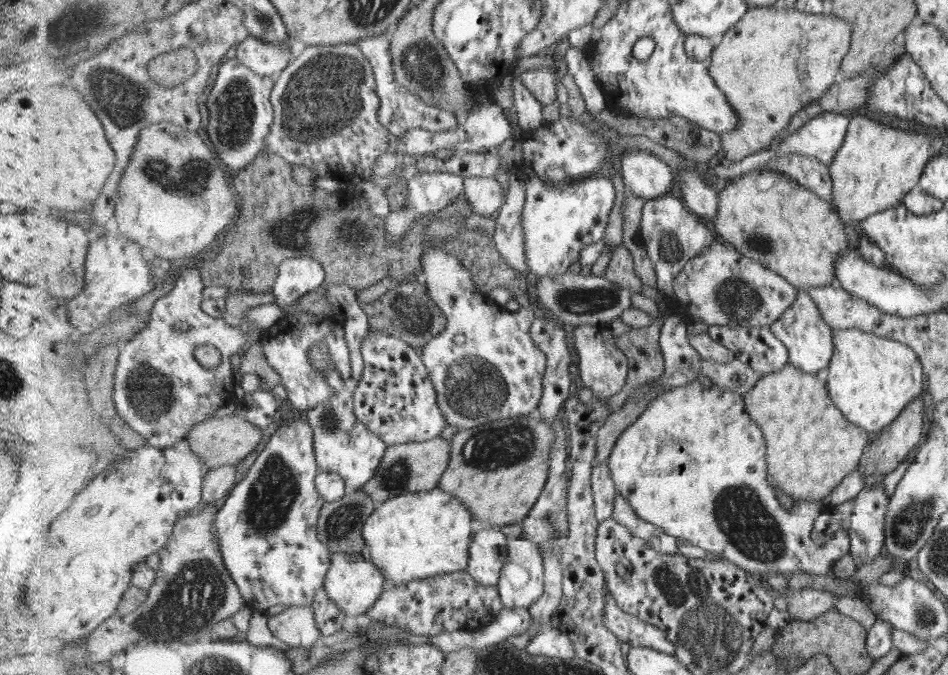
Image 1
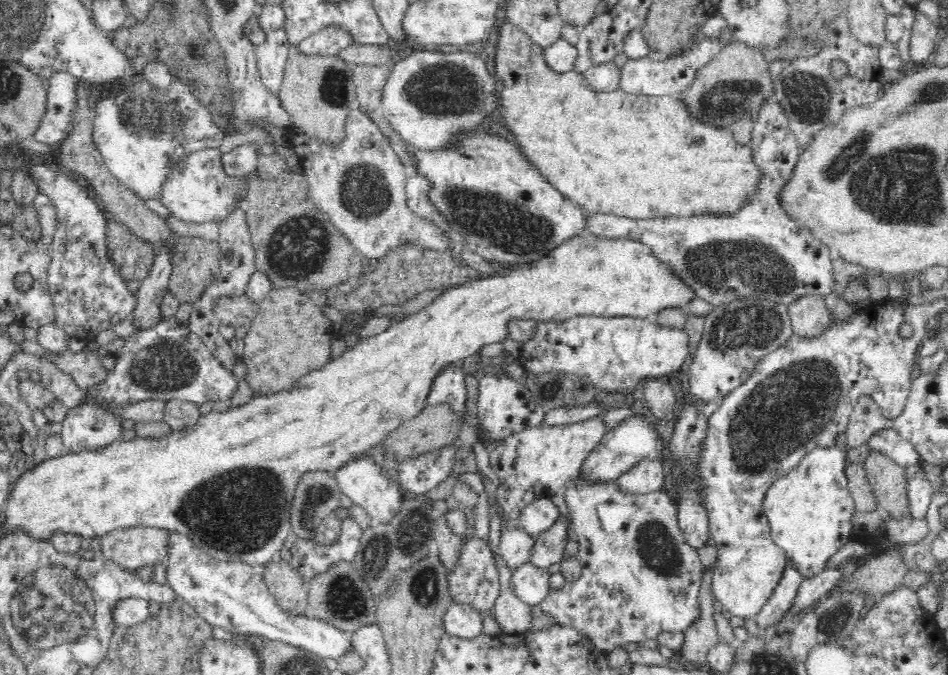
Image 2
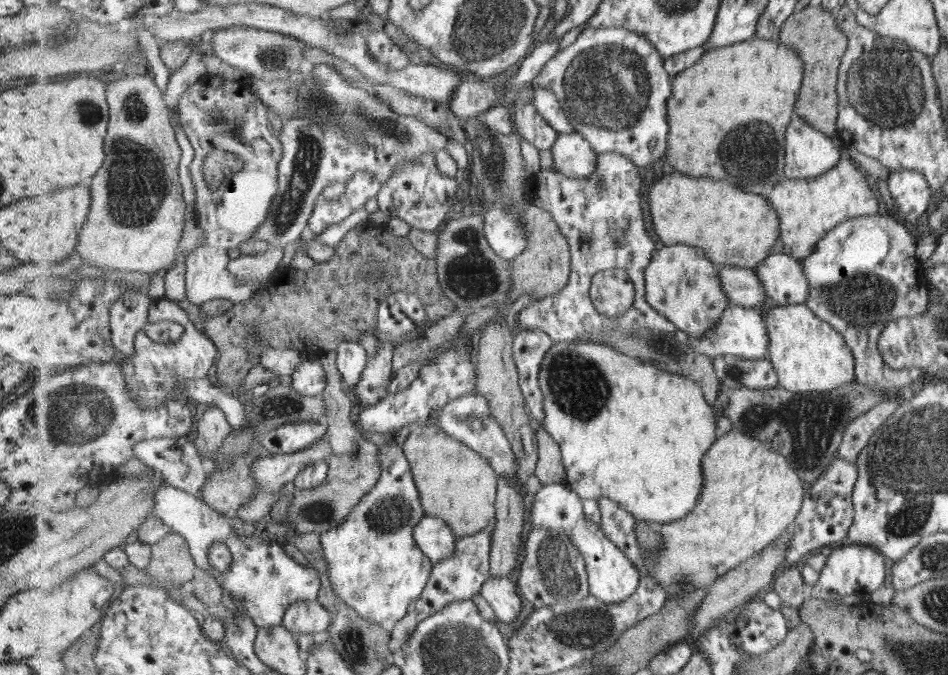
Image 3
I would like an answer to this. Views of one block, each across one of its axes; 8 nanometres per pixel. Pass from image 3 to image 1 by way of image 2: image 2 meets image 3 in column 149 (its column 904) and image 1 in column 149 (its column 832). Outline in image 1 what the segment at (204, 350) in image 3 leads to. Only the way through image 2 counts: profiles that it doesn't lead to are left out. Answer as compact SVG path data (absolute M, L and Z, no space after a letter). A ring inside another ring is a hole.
M187 265L181 269L183 274L177 277L174 287L165 296L158 299L152 308L148 326L135 335L129 342L120 347L116 382L114 385L114 402L119 416L129 427L132 427L153 447L164 449L186 447L191 430L197 423L211 418L218 408L223 408L229 400L236 400L238 377L232 368L237 352L251 346L255 341L261 341L263 333L250 331L245 335L245 327L229 326L222 318L211 317L204 310L203 280L199 269ZM199 344L211 344L221 352L221 362L212 368L204 368L195 360L195 348Z

